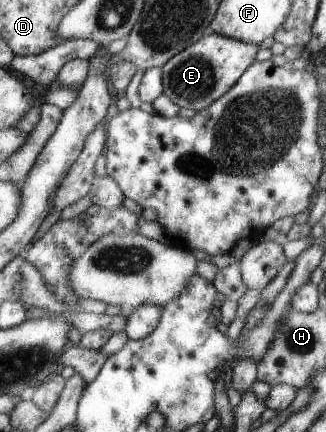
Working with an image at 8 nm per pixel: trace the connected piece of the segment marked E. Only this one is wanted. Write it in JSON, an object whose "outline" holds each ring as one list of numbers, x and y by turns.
{"outline":[[211,32,160,65,162,93,178,109,185,107,199,111,221,97,237,81,243,70,254,60,258,49,258,45]]}

